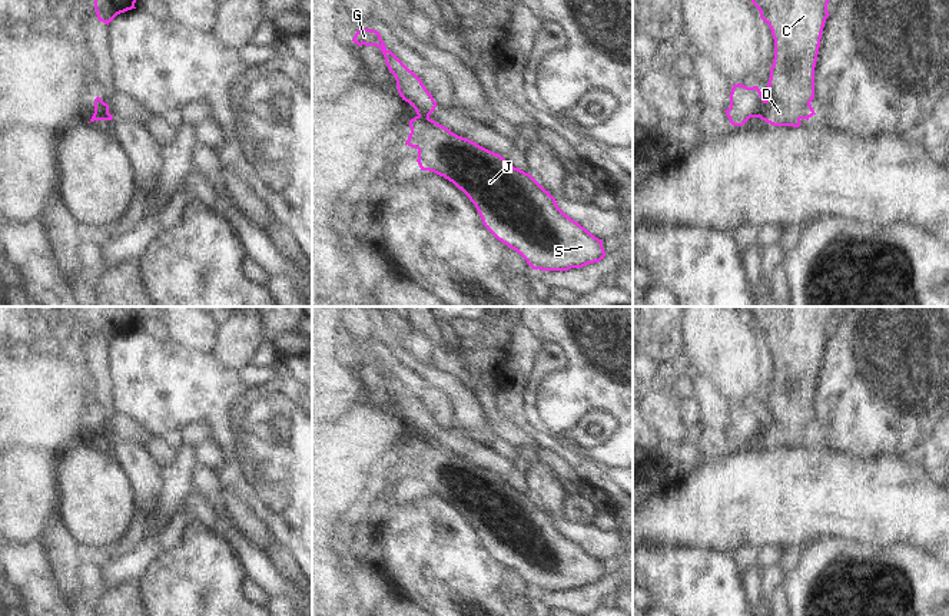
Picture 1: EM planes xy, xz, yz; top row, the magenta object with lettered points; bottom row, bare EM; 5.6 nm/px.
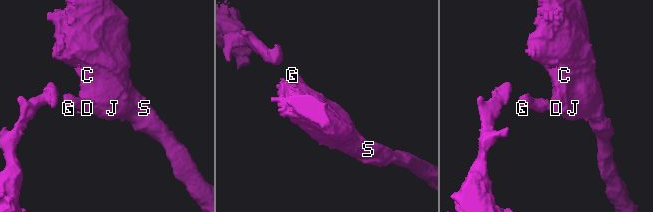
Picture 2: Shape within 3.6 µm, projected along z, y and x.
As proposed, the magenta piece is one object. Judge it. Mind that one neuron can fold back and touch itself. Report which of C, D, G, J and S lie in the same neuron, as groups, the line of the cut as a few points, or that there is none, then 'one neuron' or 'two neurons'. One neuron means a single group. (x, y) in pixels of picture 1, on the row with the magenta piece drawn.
C D J S / G; cut in yz along (766, 100), (766, 106), (759, 116); two neurons

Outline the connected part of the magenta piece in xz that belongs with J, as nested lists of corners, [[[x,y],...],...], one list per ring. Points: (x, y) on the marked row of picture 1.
[[[429,117],[409,120],[411,133],[405,145],[418,150],[421,170],[444,176],[475,205],[484,226],[502,244],[517,251],[532,269],[568,271],[600,262],[603,241],[567,216],[530,173],[511,166],[501,155],[452,133]]]

